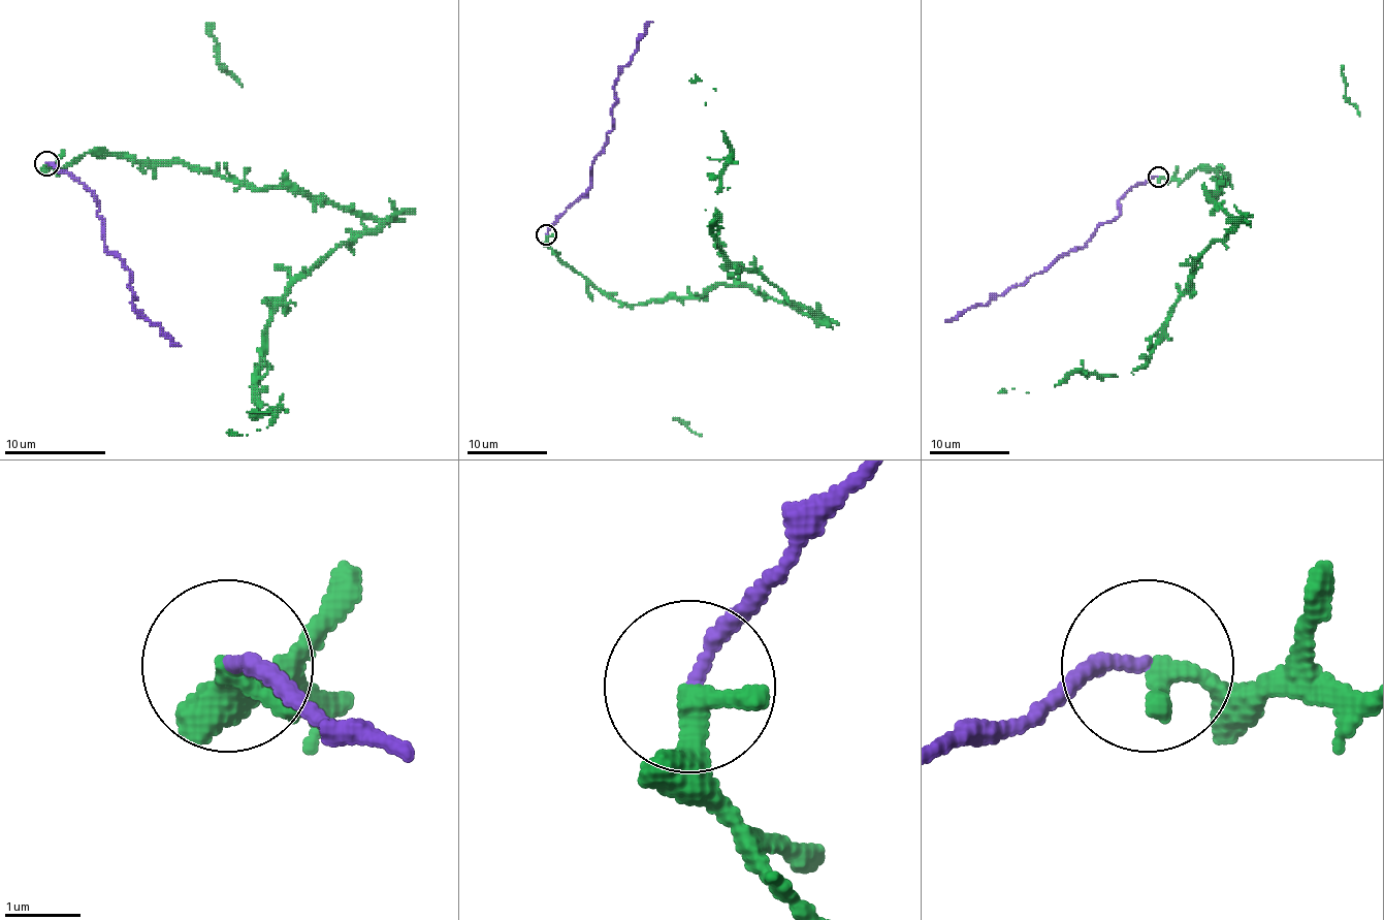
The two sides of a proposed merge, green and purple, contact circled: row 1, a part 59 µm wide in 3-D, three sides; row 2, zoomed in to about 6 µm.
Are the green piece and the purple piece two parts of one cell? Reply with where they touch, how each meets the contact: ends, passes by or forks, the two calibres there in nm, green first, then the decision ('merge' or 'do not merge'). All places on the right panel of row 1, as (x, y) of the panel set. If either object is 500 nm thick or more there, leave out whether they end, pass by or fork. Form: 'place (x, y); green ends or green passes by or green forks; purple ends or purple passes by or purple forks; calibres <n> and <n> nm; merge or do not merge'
place (1158, 177); green ends; purple ends; calibres 320 and 180 nm; do not merge

